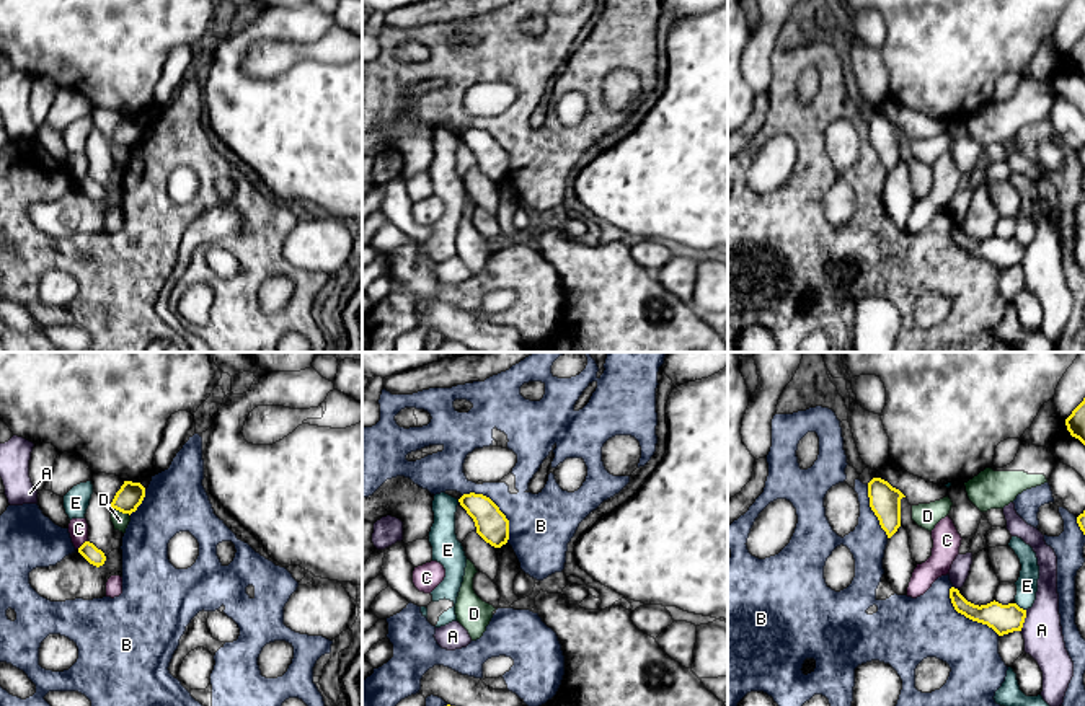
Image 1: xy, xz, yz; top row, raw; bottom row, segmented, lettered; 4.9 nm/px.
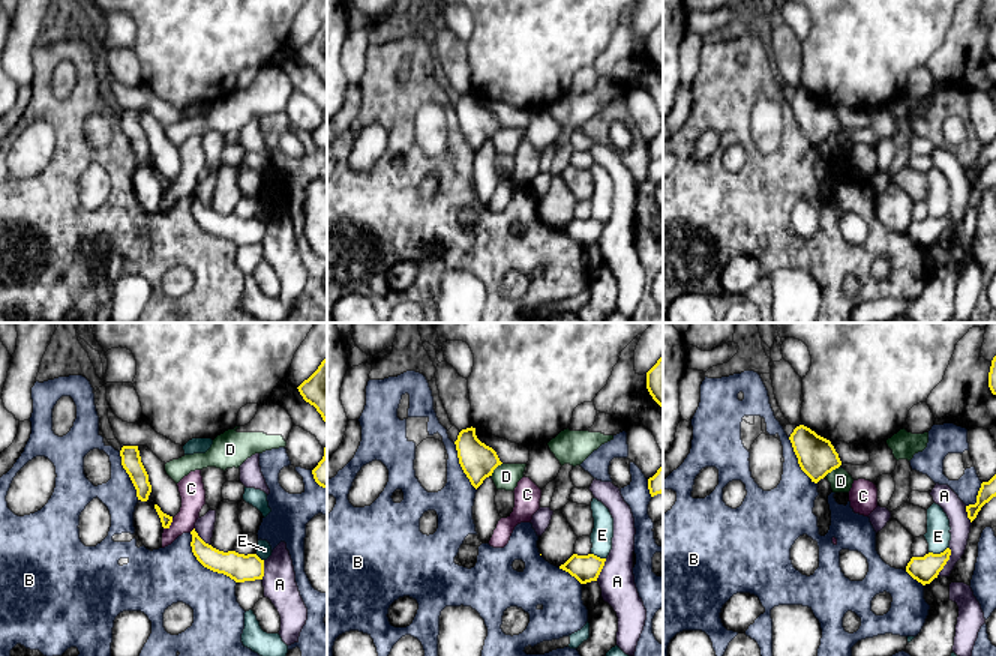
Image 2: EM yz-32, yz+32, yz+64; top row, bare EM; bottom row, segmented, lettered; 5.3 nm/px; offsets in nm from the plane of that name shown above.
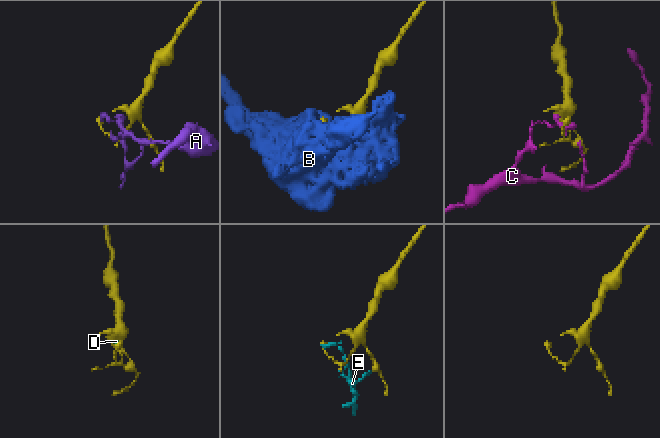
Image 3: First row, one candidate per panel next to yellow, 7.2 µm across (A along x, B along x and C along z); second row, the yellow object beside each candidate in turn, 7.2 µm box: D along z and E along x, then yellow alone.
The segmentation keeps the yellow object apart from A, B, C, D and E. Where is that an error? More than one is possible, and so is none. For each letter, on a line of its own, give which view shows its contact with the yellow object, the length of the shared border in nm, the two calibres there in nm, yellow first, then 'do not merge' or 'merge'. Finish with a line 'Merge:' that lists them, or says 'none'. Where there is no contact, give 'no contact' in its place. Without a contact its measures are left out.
A: yz | 110 nm | 140/190 nm | do not merge
B: xz | 340 nm | 160/320 nm | do not merge
C: xy | 70 nm | 90/100 nm | do not merge
D: xy | 110 nm | 130/80 nm | do not merge
E: yz | 70 nm | 140/110 nm | do not merge
Merge: none

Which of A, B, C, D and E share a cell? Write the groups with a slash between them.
A / B / C / D / E

